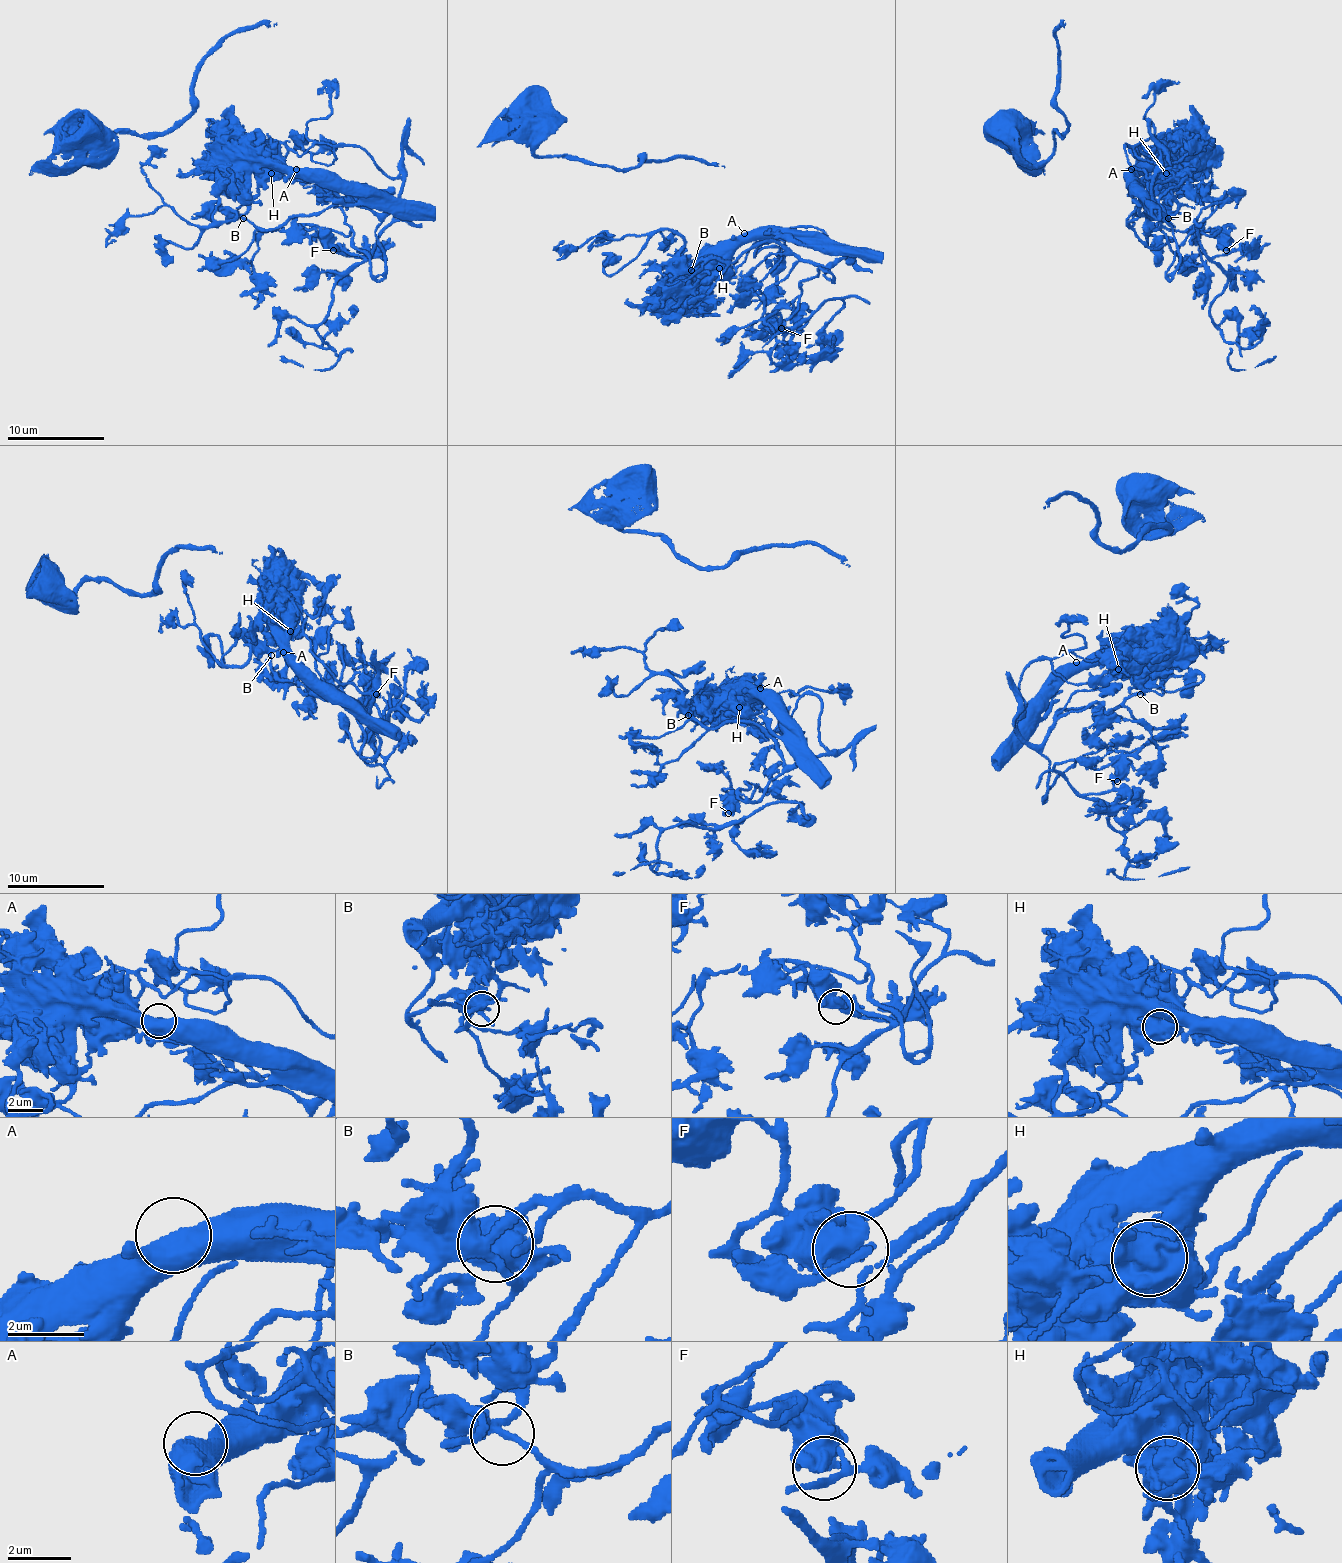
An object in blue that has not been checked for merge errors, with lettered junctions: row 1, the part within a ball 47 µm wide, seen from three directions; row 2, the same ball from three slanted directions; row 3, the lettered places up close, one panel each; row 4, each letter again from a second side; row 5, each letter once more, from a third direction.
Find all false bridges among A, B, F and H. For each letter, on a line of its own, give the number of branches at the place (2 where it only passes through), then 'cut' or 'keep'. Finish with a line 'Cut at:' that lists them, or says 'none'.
A: 2 branches meet; keep
B: 3 branches meet; keep
F: 3 branches meet; keep
H: 2 branches meet; cut
Cut at: H

